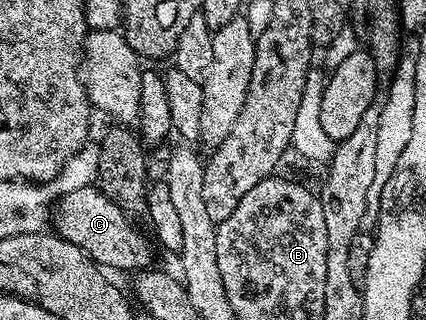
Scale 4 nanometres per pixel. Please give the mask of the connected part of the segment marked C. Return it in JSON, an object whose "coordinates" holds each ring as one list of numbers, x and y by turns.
{"coordinates":[[98,185,77,188,62,195,56,202,59,203,55,206,54,233,60,238,69,240,69,244,80,246,93,259,96,266,100,268,112,266,115,270,138,272,148,269,154,263,151,261,155,258,156,247,152,239,139,234,138,228,131,223,132,215,105,196]]}

